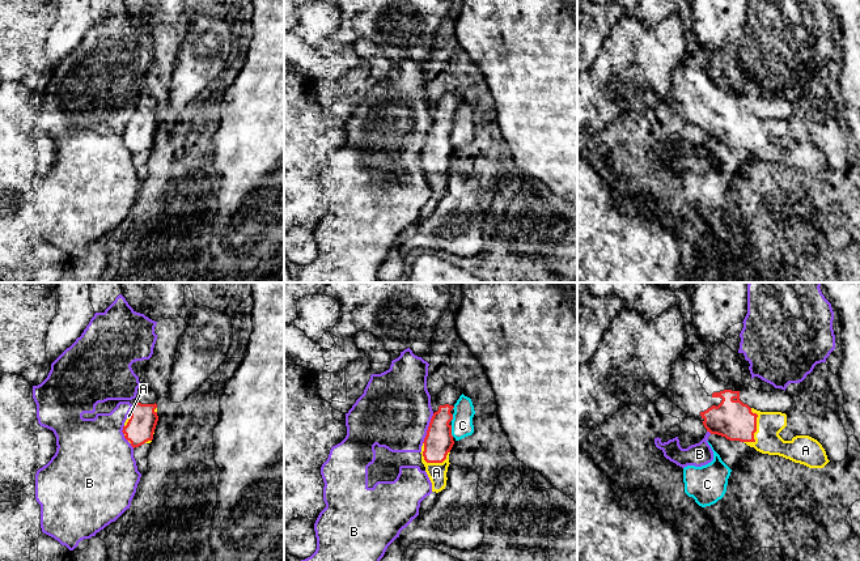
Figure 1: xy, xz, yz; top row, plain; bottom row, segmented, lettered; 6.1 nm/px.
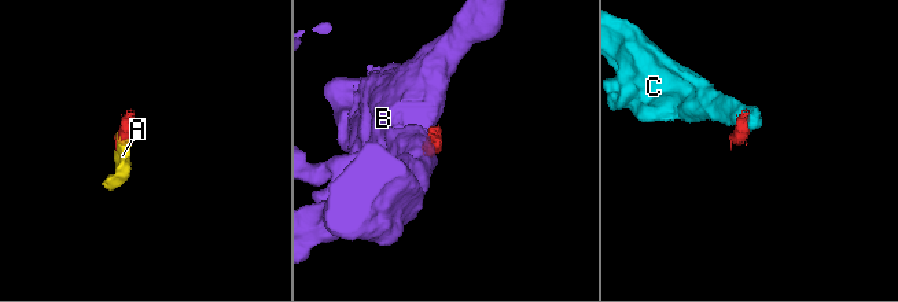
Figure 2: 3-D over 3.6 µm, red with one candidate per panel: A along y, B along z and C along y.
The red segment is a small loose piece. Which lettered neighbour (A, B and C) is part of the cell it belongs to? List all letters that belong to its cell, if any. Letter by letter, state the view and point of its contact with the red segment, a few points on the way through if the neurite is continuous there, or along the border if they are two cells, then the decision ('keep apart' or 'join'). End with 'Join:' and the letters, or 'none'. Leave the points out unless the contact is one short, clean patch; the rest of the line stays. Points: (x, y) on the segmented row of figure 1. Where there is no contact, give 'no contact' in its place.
A: contact yz (755, 429); way yz (732, 419), (755, 429), (762, 429), (769, 424); join
B: contact xz (428, 428); border xz (433, 413), (422, 442); keep apart
C: contact xz (450, 430); border xz (450, 425), (453, 436); keep apart
Join: A

